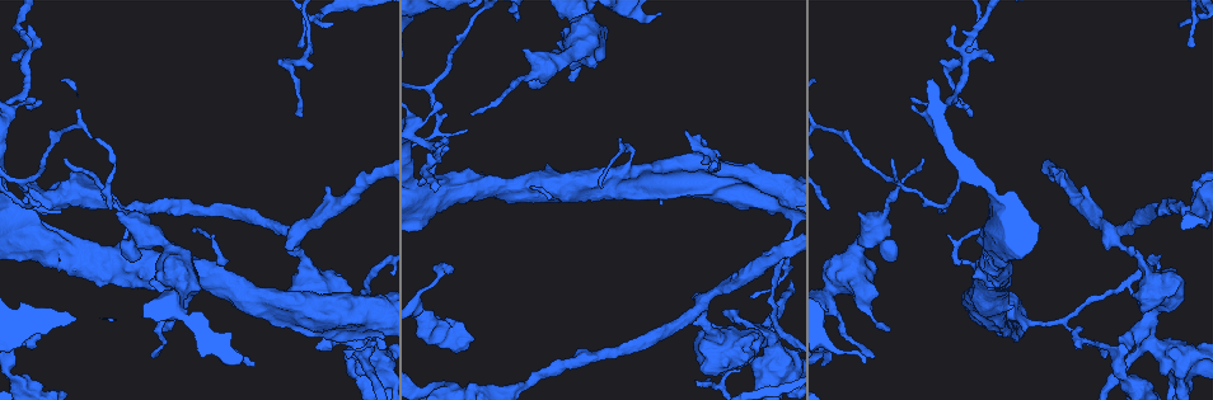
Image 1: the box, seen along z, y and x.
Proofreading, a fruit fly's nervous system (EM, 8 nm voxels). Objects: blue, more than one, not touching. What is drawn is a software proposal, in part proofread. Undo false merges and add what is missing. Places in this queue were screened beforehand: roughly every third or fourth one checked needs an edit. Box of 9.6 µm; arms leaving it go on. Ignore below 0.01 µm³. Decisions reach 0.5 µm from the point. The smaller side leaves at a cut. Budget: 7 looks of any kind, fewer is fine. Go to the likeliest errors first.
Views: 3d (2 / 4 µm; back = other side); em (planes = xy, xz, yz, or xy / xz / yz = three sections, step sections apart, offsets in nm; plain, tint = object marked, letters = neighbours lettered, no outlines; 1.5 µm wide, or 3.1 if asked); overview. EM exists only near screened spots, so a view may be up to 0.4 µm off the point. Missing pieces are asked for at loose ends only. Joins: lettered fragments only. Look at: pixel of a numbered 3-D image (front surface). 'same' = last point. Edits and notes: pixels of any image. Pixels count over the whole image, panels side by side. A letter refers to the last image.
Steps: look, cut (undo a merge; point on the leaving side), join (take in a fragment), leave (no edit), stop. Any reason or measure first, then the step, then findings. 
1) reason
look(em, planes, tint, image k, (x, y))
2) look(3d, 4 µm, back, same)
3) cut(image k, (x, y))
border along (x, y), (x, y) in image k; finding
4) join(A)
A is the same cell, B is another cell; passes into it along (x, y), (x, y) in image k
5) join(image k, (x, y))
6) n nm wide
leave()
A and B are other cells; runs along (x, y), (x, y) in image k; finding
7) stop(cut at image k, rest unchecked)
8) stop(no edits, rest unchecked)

abrupt turn
look(3d, 2 µm, back, image 1, (139, 227))

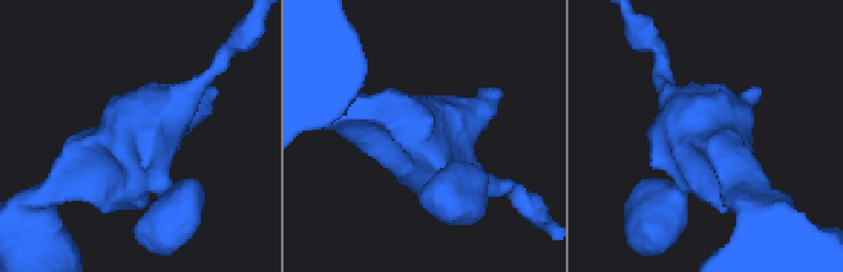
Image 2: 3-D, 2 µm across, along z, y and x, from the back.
need the tissue
look(em, xz, step 4, letters, image 2, (425, 143))

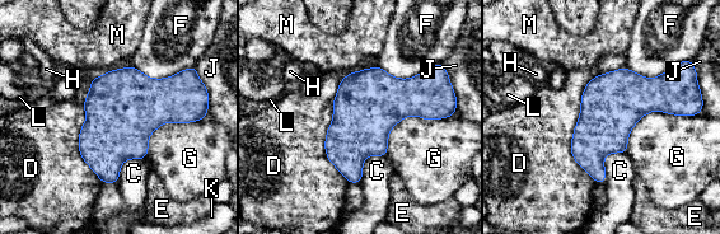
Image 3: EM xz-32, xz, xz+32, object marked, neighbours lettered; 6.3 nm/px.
D touches over 750 nm
leave()
C, D, E, F, G, H, J, K, L and M are other cells; all the same neuron

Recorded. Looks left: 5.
thick end
look(em, xz, step 4, tint, image 1, (1014, 306))

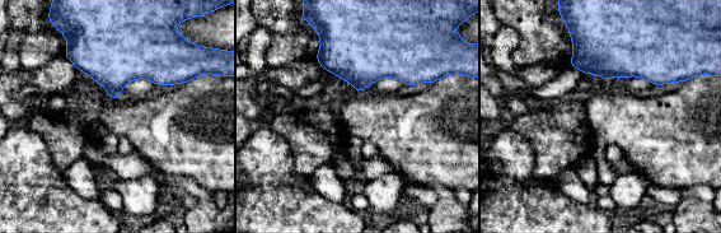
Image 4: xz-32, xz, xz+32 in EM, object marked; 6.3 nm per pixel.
look(em, planes, letters, same)

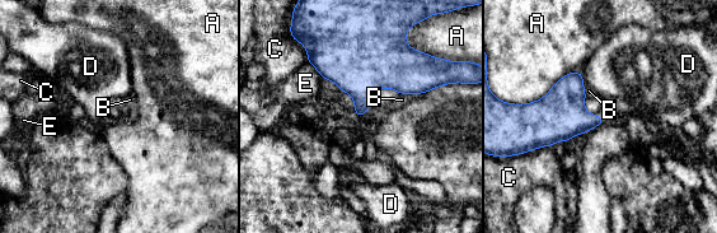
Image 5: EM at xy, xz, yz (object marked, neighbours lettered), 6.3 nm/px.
leave()
A, B, C, D and E are other cells; border along (579, 70), (519, 105) in image 5; none of them fits

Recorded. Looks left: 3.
thin end
look(em, planes, letters, image 1, (1079, 329))

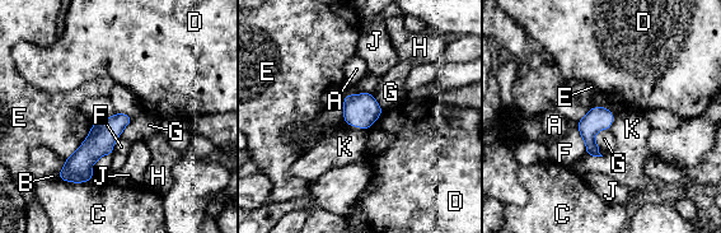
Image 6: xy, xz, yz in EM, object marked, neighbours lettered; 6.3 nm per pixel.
leave()
A, B, C, D, E, F, G, H, J and K are other cells; no lettered fragment goes on from it

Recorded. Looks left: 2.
stop(no edits, rest unchecked)

